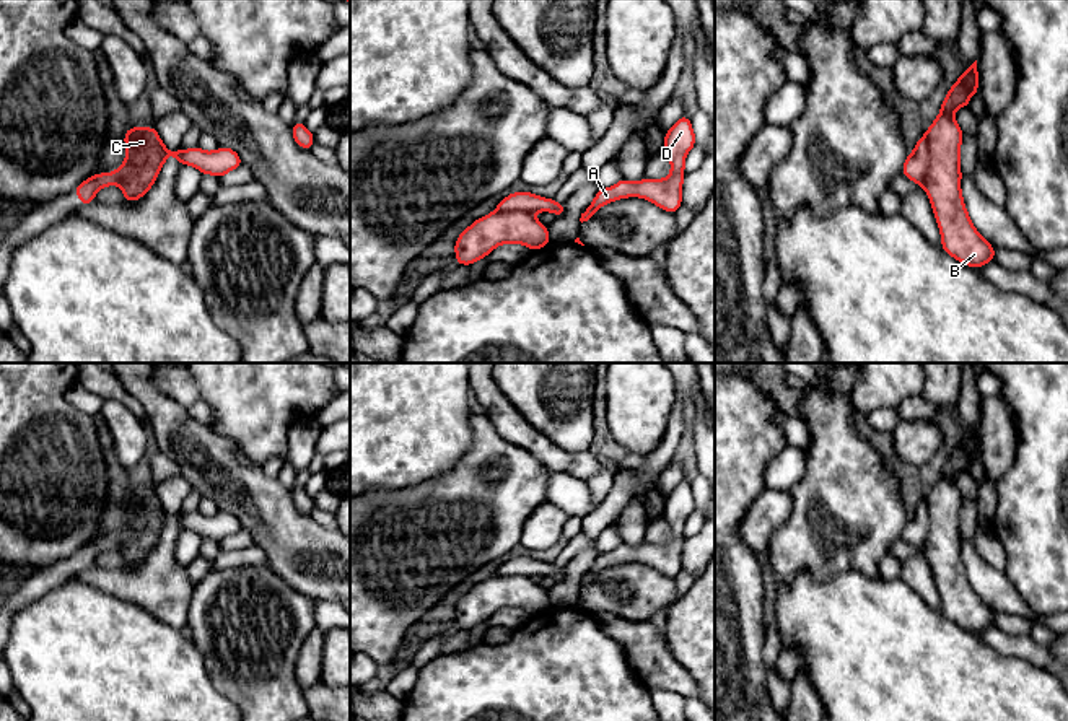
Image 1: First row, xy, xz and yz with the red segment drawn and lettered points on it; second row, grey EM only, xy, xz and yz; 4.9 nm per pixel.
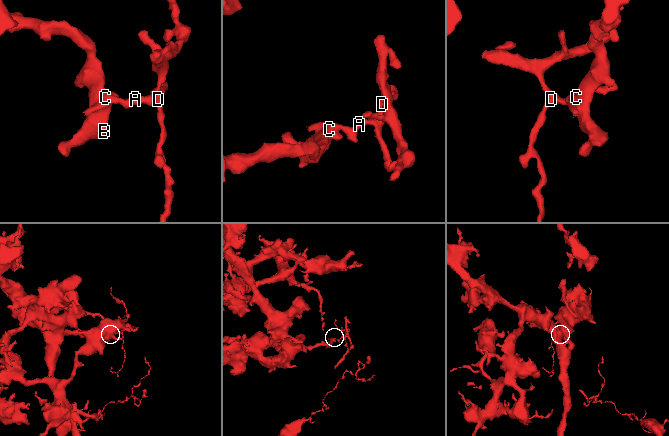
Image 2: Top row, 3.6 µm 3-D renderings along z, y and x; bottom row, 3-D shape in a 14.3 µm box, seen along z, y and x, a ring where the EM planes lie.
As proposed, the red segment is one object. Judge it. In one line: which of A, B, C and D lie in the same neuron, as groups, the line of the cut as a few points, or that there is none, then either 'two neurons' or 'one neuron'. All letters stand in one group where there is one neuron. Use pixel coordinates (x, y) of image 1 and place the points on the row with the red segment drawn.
A D / B C; cut in yz along (925, 134), (927, 174), (922, 184); two neurons

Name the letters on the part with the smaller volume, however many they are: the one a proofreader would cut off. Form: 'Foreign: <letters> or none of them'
Foreign: A, D

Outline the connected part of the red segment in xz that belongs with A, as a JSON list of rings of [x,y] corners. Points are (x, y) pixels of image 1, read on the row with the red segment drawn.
[[[682,116],[666,133],[663,153],[671,161],[666,179],[641,179],[632,182],[620,179],[615,186],[597,189],[591,205],[581,213],[580,221],[588,221],[606,203],[627,197],[641,197],[664,212],[676,213],[682,205],[684,164],[687,153],[695,146],[690,117]]]

